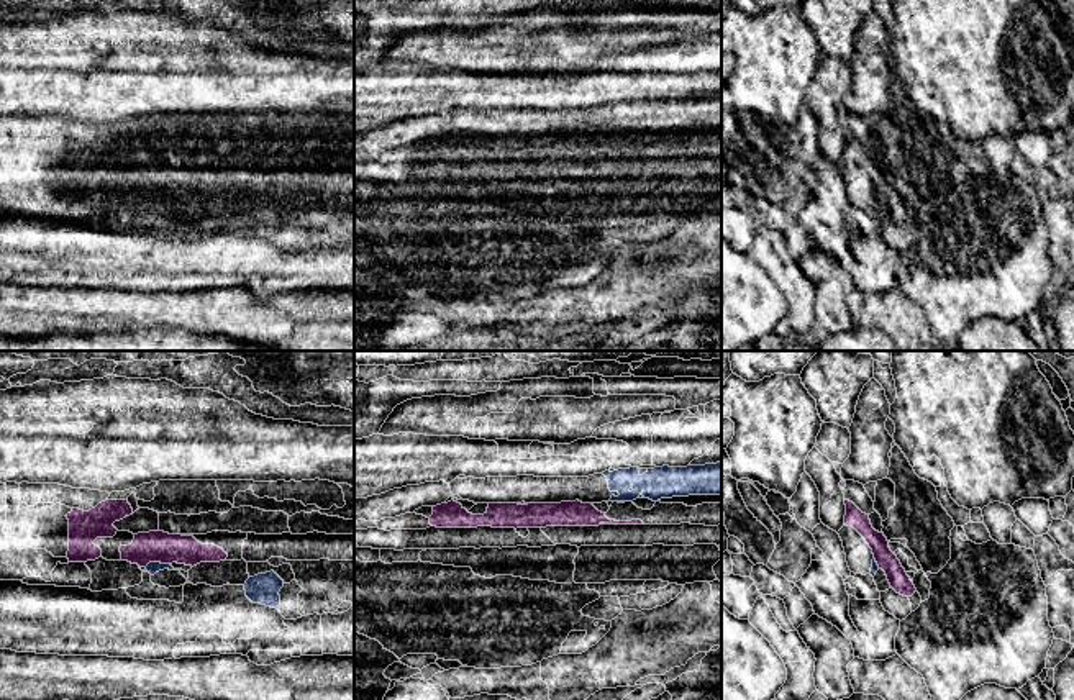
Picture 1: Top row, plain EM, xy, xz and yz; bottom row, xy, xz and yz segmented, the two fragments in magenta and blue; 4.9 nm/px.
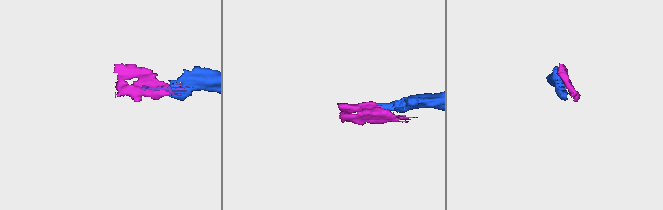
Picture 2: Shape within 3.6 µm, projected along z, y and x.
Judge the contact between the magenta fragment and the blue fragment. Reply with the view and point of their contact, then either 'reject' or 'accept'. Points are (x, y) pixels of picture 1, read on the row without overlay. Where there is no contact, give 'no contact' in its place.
meets magenta in xy at (156, 194); accept

